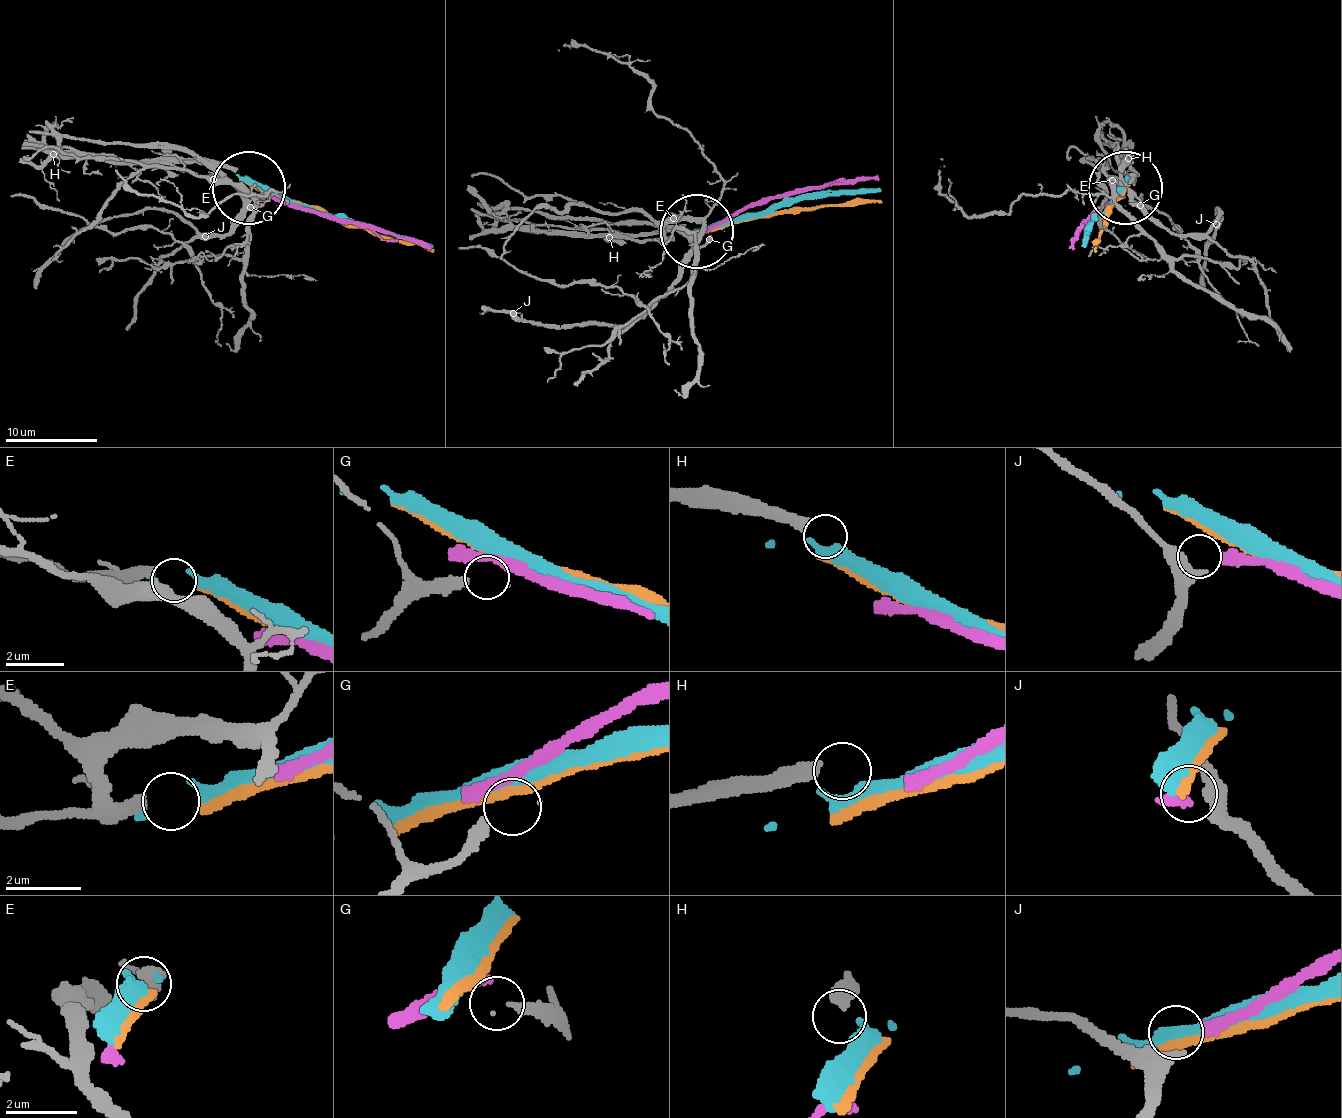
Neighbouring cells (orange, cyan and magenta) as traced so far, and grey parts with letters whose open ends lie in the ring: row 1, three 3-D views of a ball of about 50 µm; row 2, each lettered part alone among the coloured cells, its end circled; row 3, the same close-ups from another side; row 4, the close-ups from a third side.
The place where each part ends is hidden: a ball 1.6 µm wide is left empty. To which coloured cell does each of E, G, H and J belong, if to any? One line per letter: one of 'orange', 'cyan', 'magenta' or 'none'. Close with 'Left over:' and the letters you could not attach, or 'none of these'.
E: cyan
G: none
H: none
J: magenta
Left over: G, H

